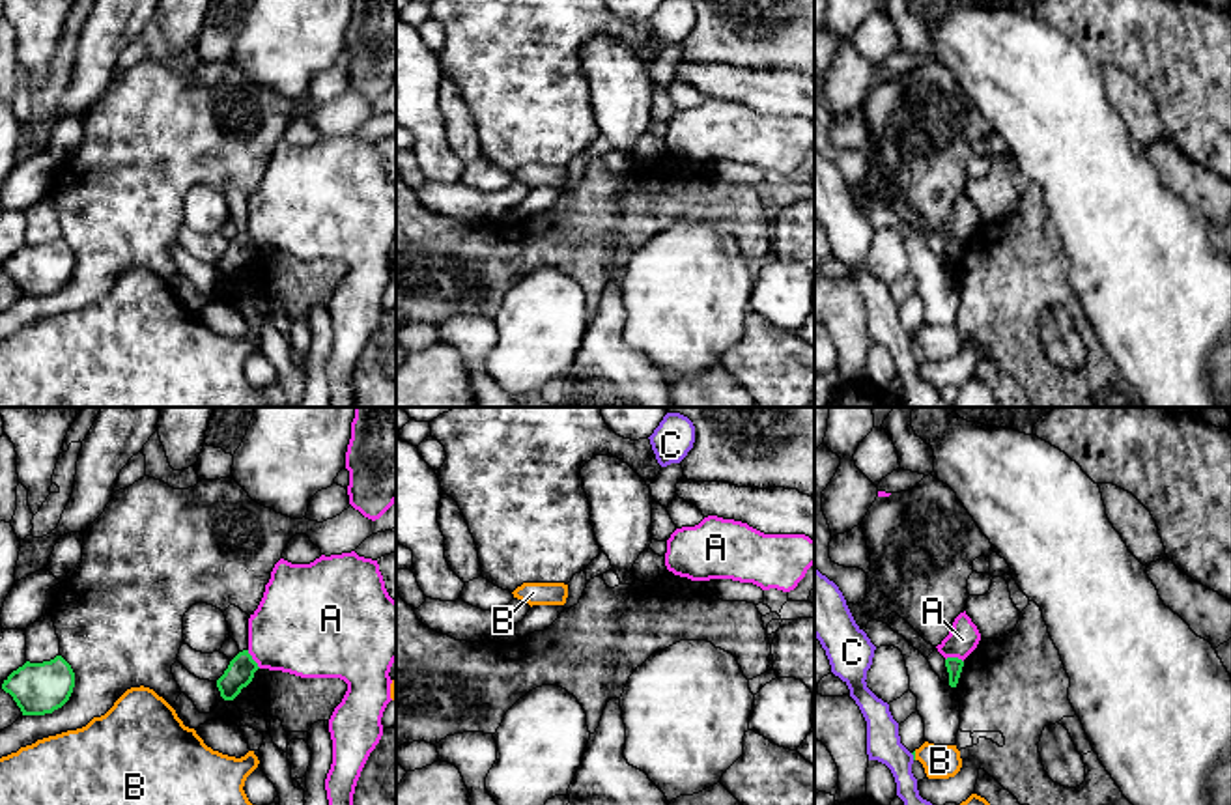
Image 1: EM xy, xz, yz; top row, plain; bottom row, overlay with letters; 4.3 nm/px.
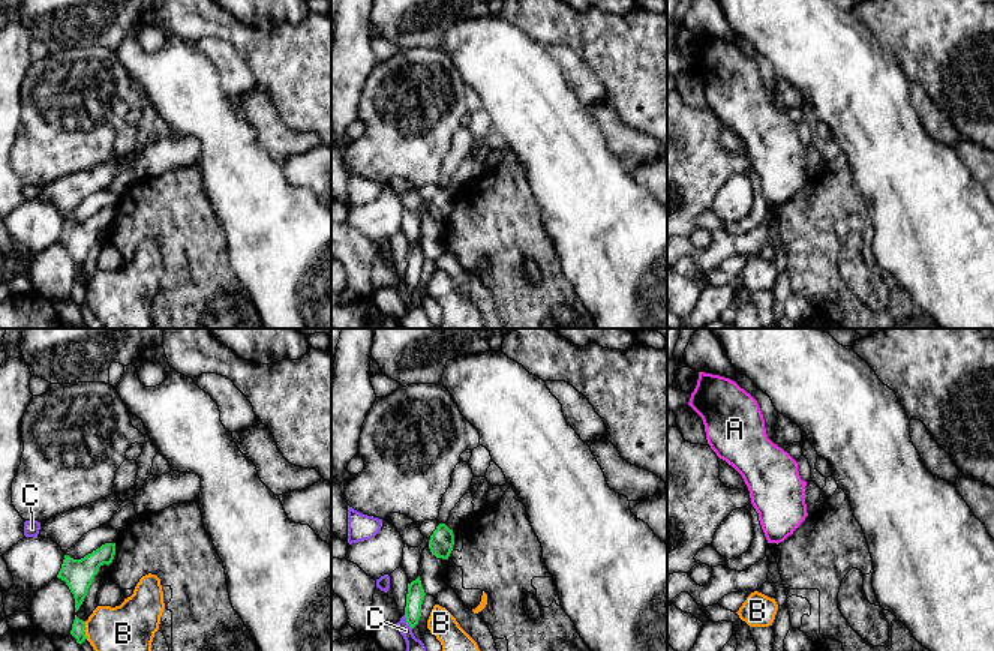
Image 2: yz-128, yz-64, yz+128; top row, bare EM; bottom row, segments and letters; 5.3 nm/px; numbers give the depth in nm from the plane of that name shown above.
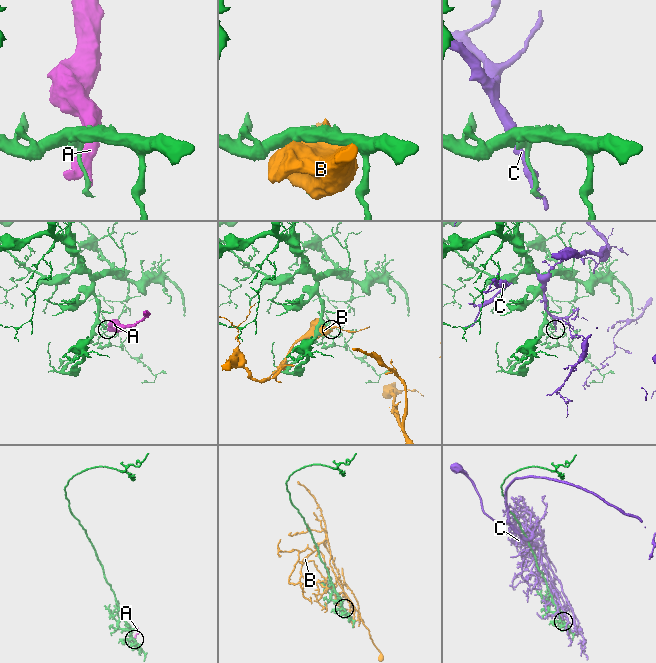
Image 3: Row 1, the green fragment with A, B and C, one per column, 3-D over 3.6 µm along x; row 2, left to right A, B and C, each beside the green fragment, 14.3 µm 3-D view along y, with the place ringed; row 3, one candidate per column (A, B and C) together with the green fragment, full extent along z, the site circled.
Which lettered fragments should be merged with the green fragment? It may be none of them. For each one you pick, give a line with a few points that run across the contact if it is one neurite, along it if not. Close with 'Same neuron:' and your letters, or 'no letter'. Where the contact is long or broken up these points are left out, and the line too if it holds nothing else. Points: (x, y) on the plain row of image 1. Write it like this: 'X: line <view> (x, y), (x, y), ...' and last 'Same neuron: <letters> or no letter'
Same neuron: no letter

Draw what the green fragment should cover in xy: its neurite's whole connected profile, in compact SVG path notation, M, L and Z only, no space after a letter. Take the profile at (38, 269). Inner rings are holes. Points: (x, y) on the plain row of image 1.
M62 237L43 245L26 243L2 265L22 297L52 295L69 282L73 269L75 254Z

